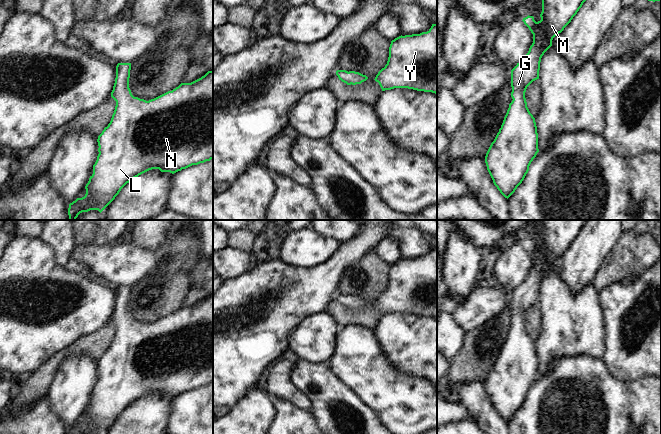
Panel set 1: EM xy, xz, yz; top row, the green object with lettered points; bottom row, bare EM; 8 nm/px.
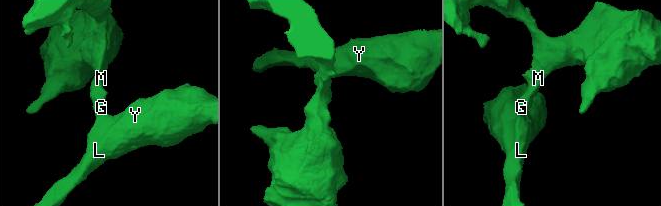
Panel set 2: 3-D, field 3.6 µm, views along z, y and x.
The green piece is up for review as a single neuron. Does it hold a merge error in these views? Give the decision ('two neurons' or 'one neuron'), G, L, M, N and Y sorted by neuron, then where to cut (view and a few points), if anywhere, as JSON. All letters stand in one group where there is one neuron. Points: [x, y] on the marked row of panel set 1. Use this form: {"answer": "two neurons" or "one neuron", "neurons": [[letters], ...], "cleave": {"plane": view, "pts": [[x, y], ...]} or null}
{"answer": "one neuron", "neurons": [["G", "L", "M", "N", "Y"]], "cleave": null}

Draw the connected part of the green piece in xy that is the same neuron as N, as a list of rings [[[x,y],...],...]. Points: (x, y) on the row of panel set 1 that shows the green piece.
[[[118,63],[111,97],[116,101],[111,121],[98,136],[98,156],[93,174],[85,186],[86,194],[69,204],[68,220],[76,220],[82,212],[98,210],[100,213],[115,199],[121,189],[134,178],[152,170],[172,174],[213,159],[213,71],[191,83],[181,83],[154,99],[146,101],[134,97],[129,88],[131,63]]]

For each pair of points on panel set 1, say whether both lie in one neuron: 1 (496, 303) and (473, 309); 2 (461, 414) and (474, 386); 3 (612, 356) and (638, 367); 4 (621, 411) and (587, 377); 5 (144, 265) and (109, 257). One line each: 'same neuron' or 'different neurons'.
1: same neuron
2: different neurons
3: same neuron
4: same neuron
5: same neuron

